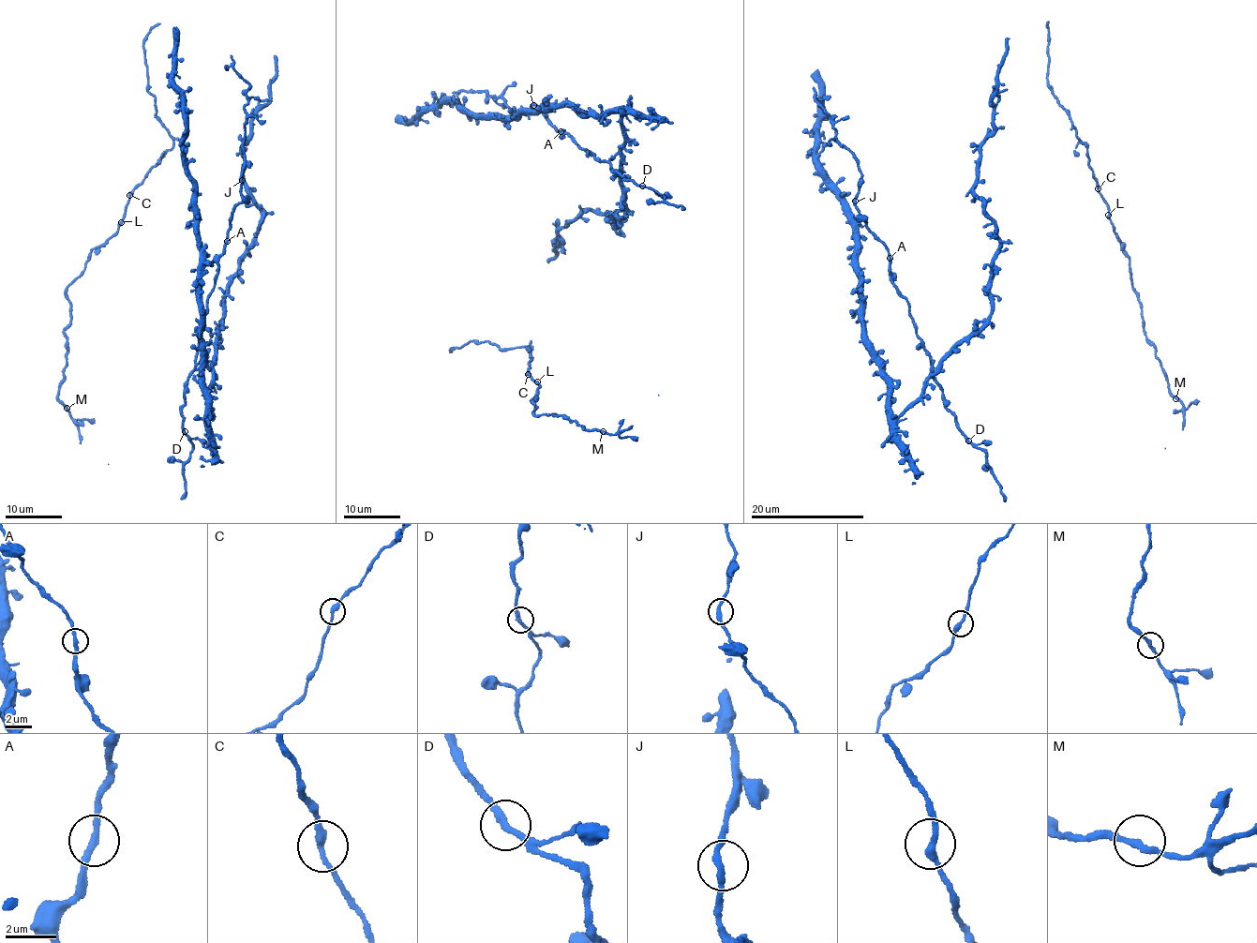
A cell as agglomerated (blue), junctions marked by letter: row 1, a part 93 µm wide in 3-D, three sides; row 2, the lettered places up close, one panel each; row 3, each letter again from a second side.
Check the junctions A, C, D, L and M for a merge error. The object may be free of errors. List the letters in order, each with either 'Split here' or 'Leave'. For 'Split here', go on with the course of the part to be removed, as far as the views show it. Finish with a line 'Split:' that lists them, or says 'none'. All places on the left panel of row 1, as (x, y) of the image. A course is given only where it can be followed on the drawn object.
A: Leave
C: Leave
D: Leave
L: Leave
M: Leave
Split: none

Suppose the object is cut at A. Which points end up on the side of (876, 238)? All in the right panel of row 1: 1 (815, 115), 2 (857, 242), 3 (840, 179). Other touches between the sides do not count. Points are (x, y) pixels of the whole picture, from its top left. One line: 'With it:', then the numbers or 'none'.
With it: none

